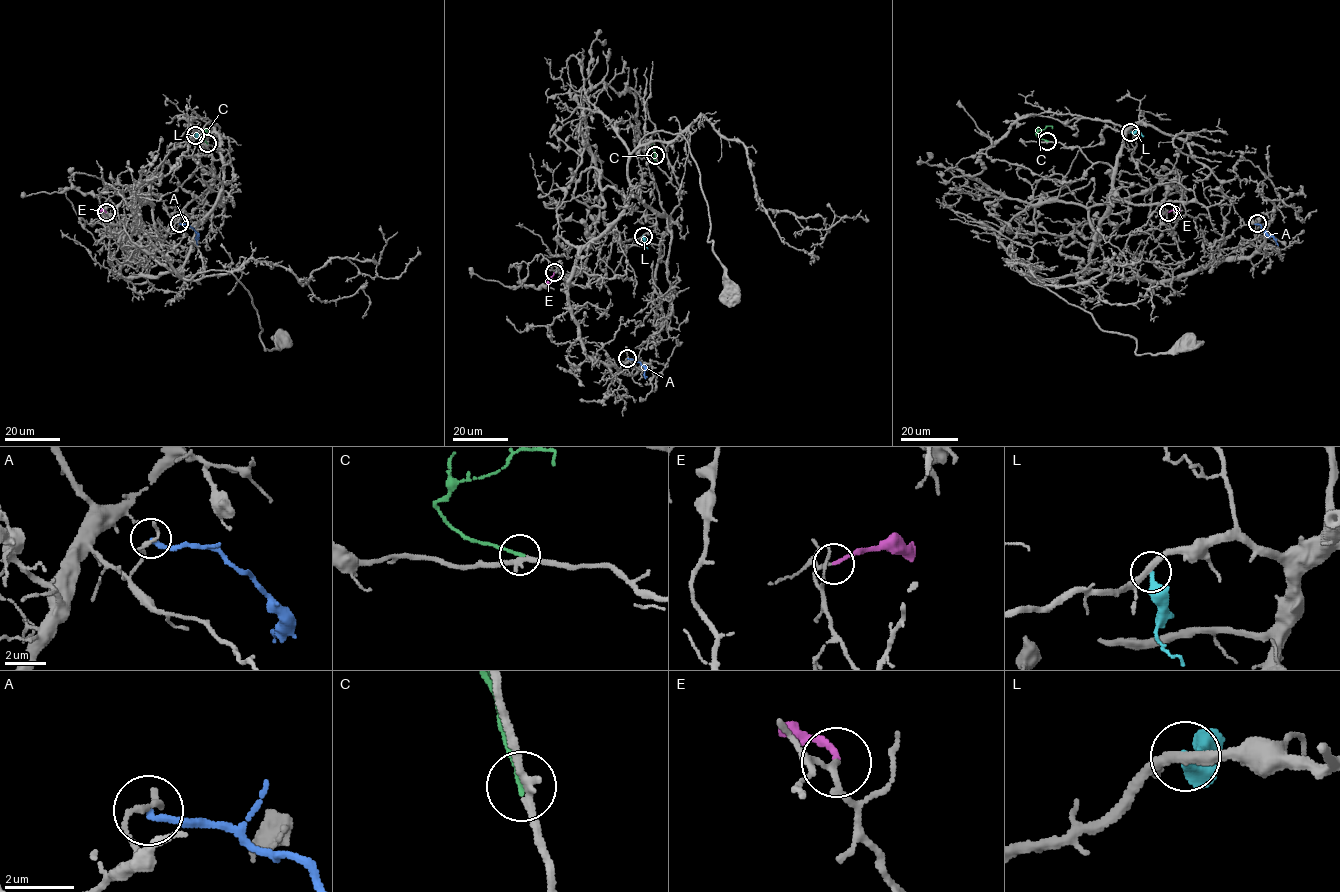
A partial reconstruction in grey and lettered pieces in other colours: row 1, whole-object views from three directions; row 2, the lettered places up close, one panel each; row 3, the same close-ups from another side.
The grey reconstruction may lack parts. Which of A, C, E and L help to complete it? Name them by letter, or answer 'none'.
C, E

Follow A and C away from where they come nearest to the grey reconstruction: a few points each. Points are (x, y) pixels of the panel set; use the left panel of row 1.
A: (179, 223), (189, 225), (197, 233), (197, 244)
C: (207, 144), (204, 137), (207, 131)

